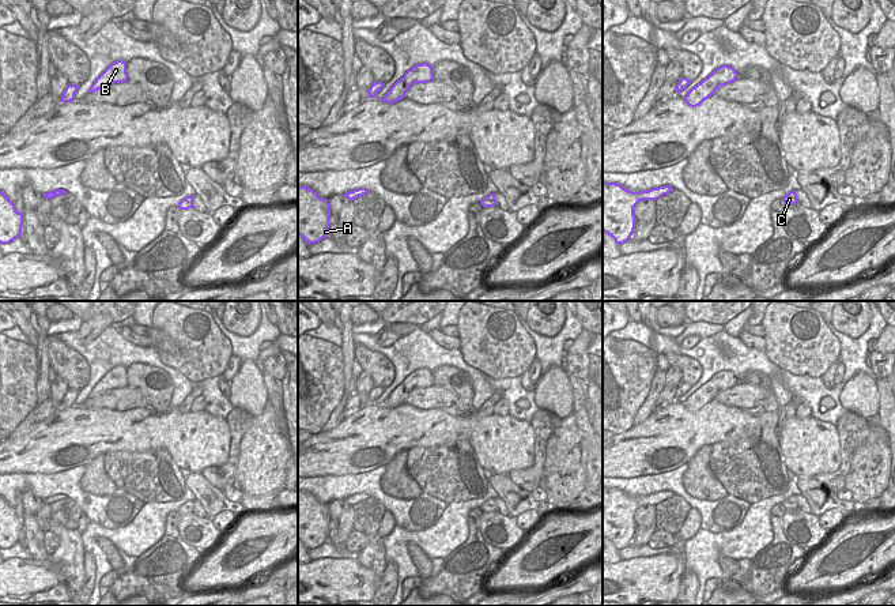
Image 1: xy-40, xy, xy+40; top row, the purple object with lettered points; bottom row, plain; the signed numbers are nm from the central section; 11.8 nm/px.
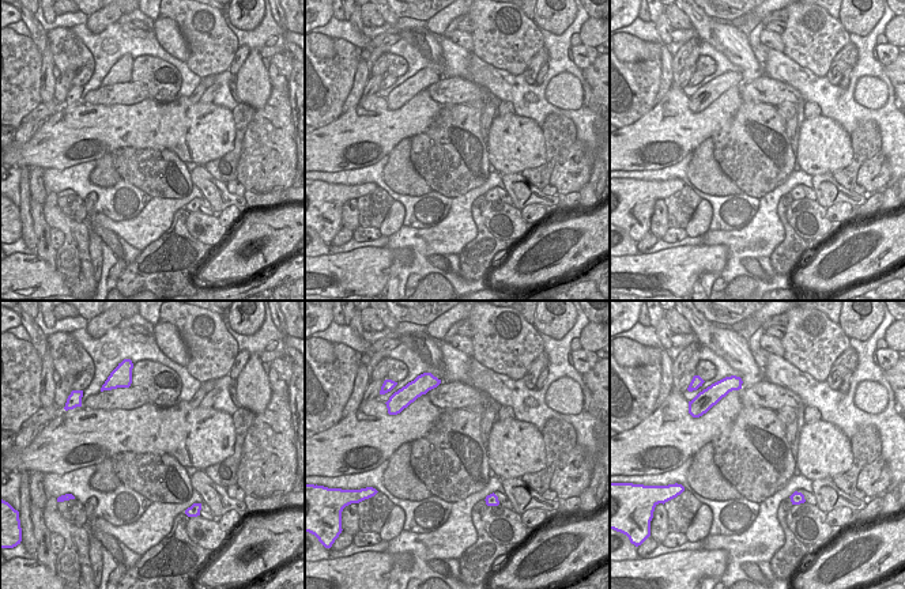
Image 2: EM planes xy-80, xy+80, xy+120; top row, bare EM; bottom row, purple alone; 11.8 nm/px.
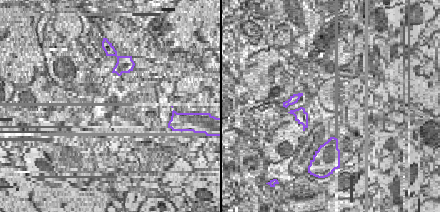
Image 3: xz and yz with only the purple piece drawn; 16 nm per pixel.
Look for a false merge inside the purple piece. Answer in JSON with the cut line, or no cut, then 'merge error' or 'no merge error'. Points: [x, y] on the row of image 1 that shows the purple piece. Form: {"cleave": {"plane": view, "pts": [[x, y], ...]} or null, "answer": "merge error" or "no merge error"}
{"cleave": null, "answer": "no merge error"}

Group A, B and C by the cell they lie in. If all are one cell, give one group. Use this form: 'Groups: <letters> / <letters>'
Groups: A B C

